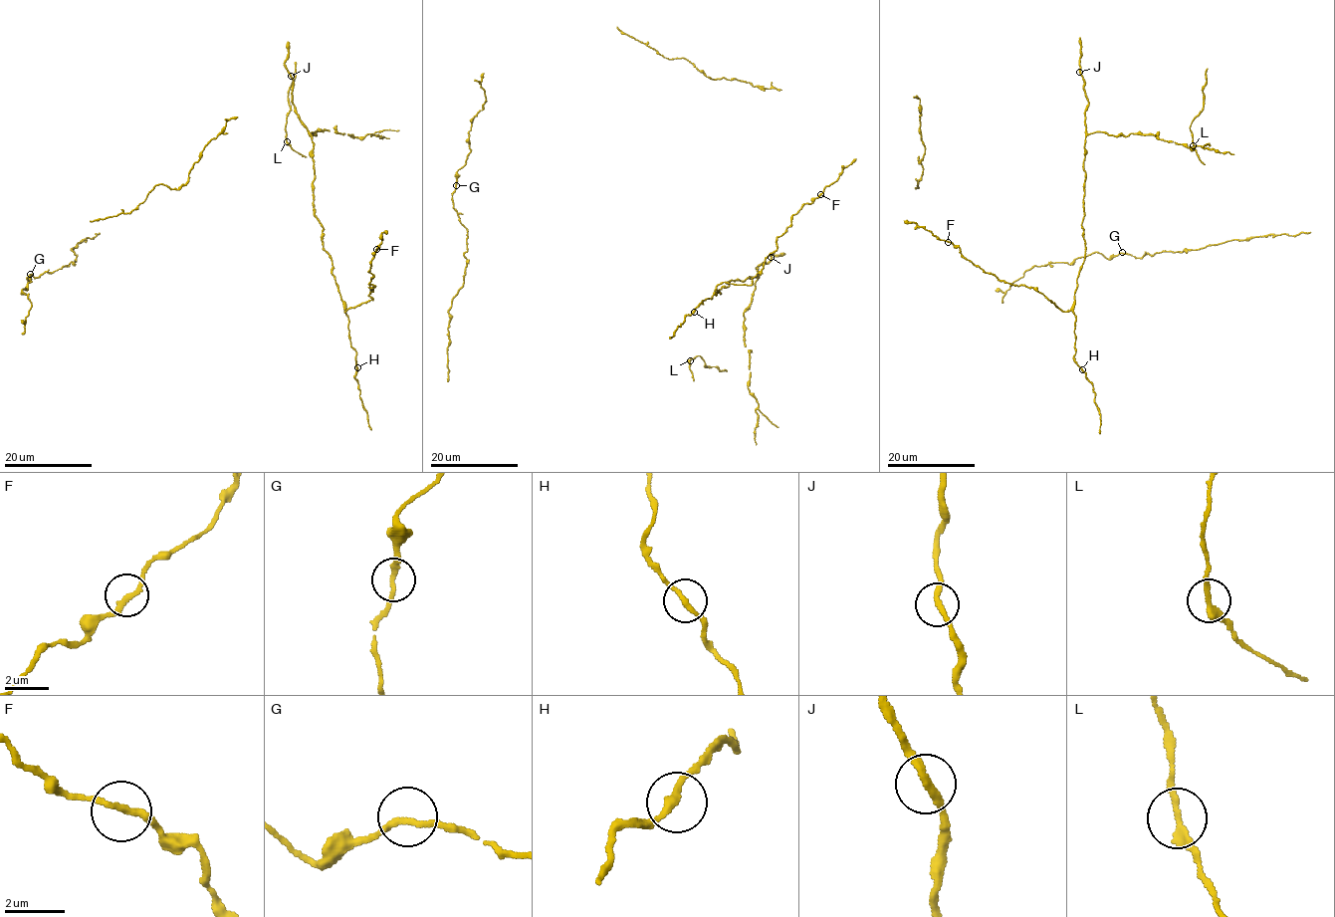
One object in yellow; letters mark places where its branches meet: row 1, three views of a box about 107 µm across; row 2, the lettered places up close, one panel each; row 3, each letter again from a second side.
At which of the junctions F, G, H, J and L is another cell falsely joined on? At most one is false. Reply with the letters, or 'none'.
none

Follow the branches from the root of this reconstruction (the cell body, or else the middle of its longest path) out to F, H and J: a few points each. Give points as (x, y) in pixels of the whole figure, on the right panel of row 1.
F: (1184, 144), (1136, 133), (1086, 136), (1085, 255), (1074, 306), (1065, 312), (1033, 288), (987, 273), (948, 242)
H: (1184, 144), (1136, 133), (1093, 131), (1085, 138), (1081, 225), (1085, 251), (1073, 308), (1074, 361), (1082, 369)
J: (1184, 144), (1153, 135), (1088, 133), (1084, 116), (1088, 99), (1079, 72)

